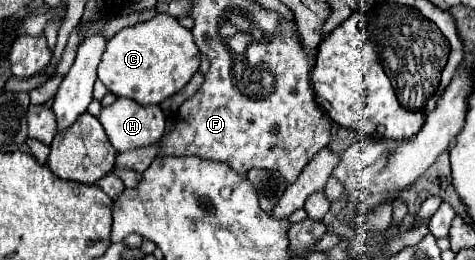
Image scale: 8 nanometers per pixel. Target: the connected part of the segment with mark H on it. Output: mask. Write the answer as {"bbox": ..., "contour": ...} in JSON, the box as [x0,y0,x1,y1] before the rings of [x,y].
{"bbox":[99,97,165,153],"contour":[[[123,97],[103,107],[99,121],[117,153],[153,145],[165,129],[165,115],[159,105],[139,105]]]}

